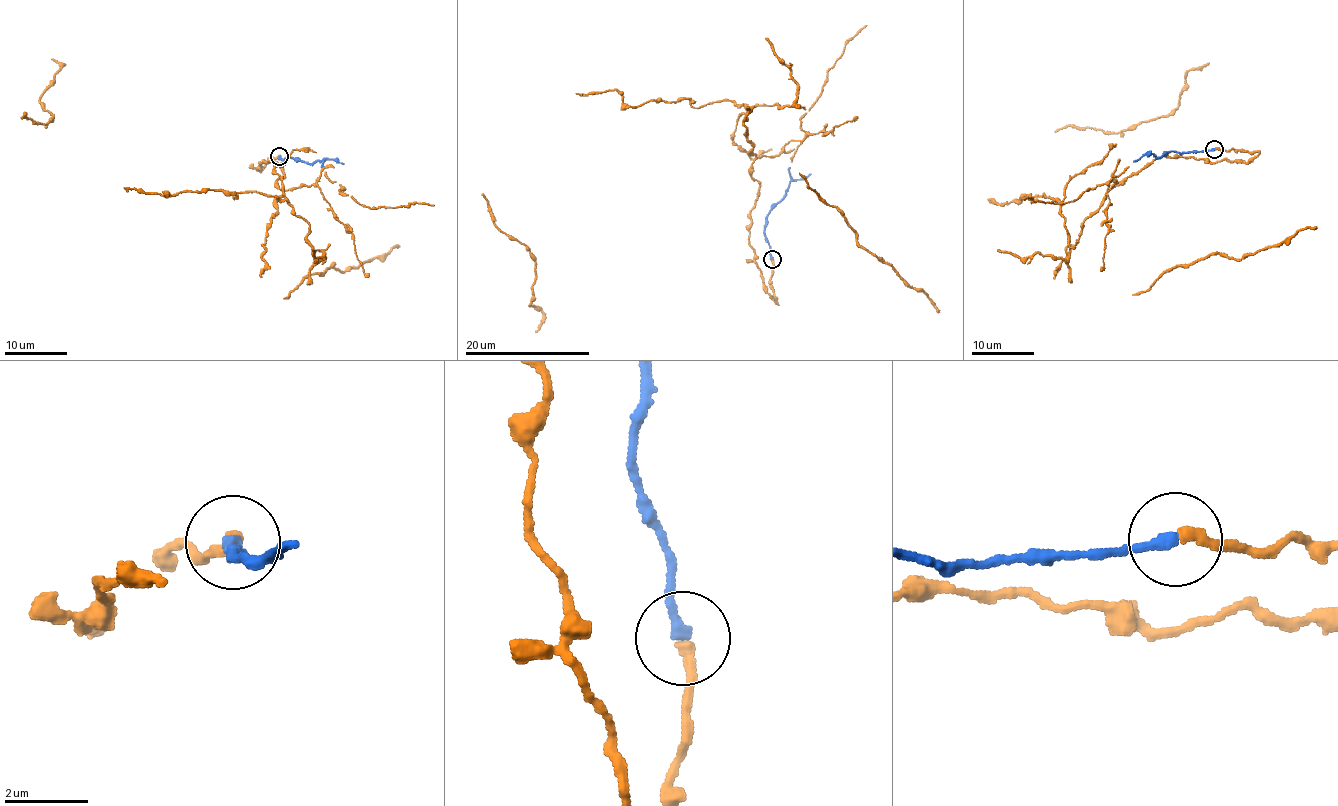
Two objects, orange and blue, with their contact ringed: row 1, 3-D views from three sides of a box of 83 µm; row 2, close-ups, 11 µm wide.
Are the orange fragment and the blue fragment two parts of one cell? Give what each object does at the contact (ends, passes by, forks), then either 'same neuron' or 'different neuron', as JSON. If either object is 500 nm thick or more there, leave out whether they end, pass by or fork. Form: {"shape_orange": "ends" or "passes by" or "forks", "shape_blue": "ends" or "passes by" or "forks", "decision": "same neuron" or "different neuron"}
{"shape_orange": "ends", "shape_blue": "ends", "decision": "same neuron"}

